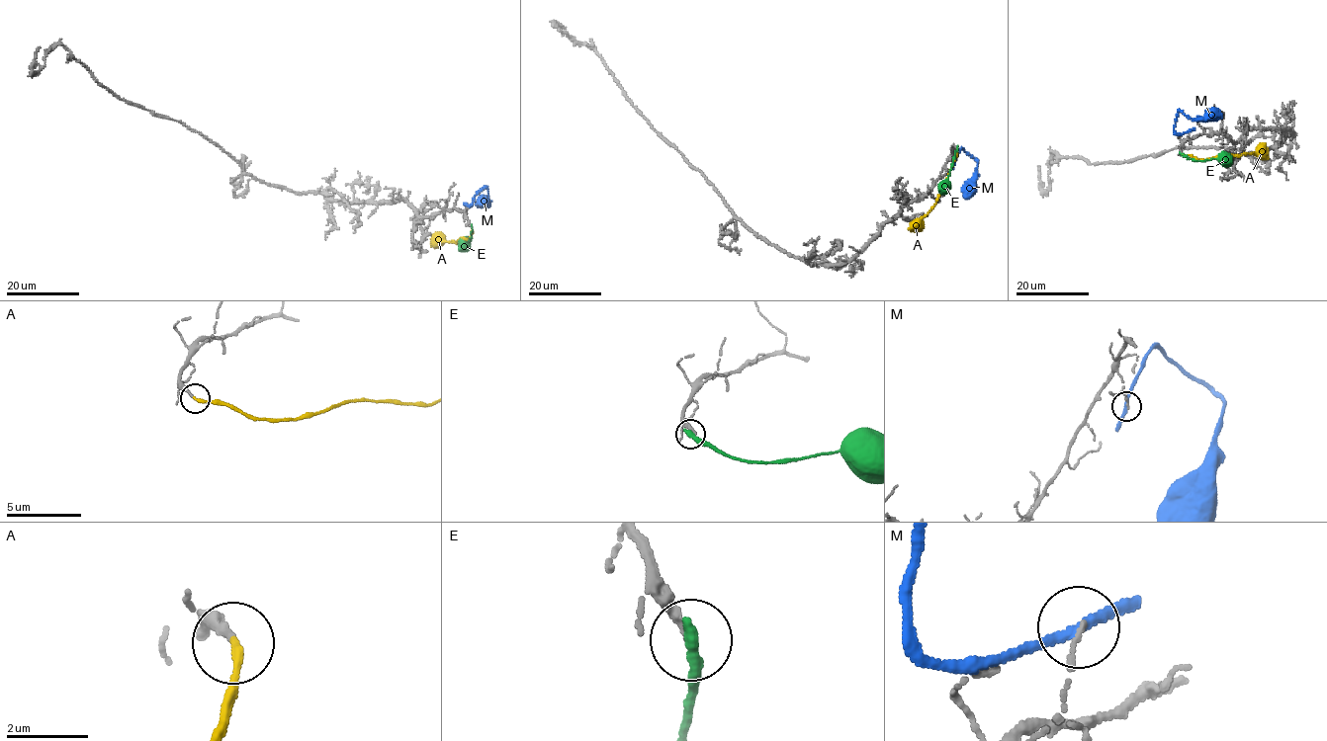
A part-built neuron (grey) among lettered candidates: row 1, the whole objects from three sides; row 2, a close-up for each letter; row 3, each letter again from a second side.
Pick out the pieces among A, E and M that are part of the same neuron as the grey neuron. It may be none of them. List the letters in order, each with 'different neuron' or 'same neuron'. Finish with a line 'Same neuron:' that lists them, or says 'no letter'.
A: same neuron
E: different neuron
M: different neuron
Same neuron: A

